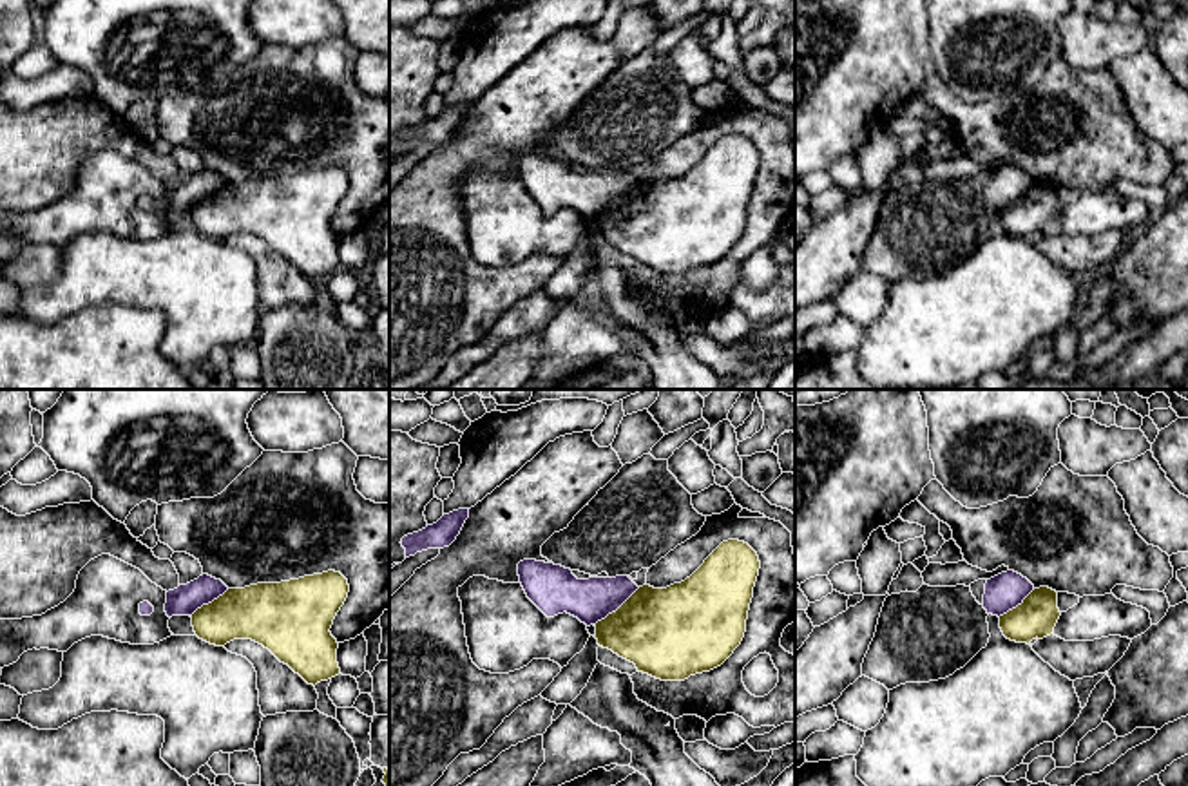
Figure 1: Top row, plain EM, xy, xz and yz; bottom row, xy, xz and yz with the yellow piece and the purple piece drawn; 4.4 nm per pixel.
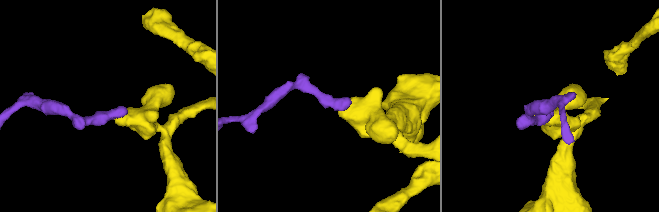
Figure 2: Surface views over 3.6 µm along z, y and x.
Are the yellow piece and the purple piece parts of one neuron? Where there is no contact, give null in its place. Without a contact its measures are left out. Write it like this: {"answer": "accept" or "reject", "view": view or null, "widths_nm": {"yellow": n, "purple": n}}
{"answer": "reject", "view": "xz", "widths_nm": {"yellow": 400, "purple": 190}}

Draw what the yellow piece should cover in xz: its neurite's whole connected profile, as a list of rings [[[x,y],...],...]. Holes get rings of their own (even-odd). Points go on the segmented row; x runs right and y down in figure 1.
[[[723,542],[685,581],[666,589],[639,587],[616,612],[598,621],[603,648],[636,665],[637,672],[661,681],[685,681],[721,666],[741,645],[759,576],[757,552],[744,542]]]

